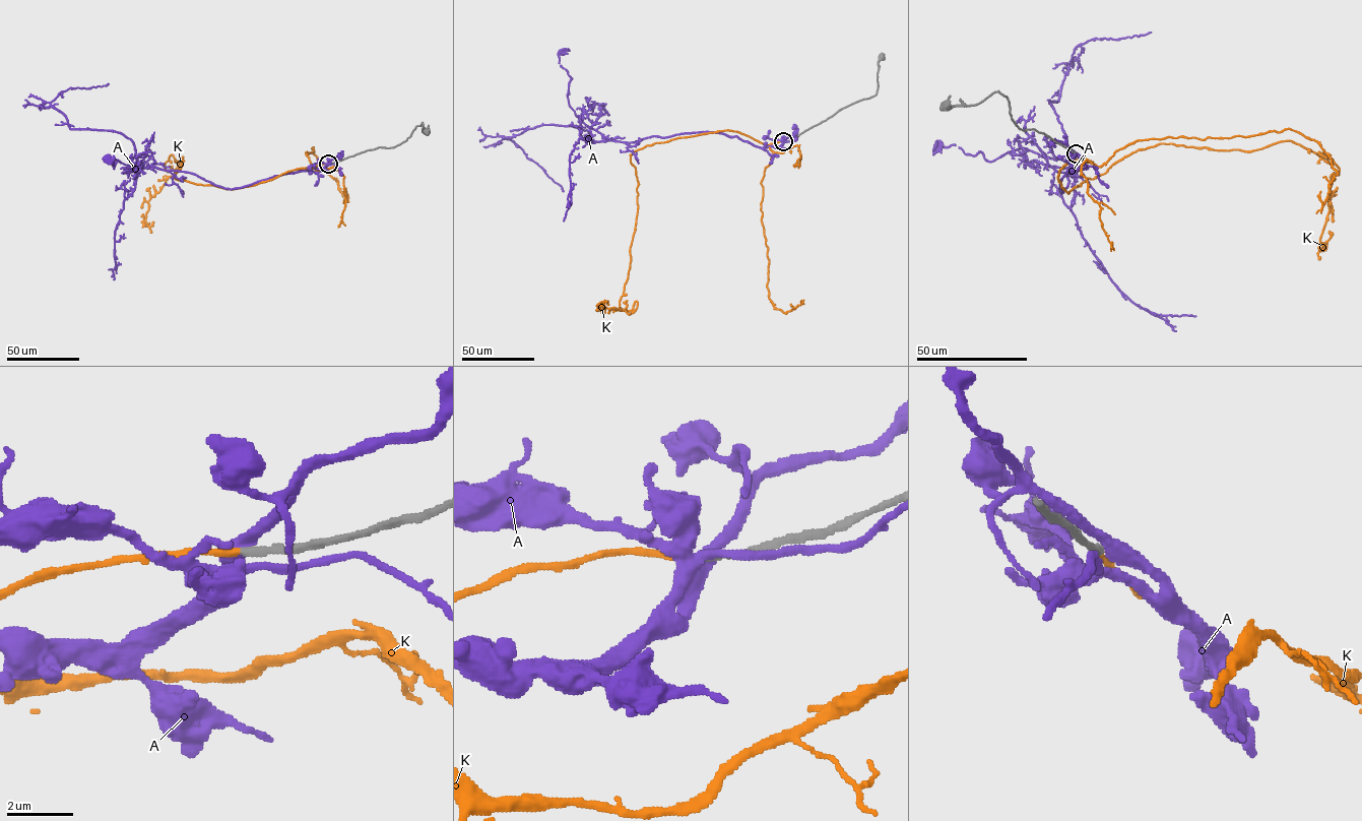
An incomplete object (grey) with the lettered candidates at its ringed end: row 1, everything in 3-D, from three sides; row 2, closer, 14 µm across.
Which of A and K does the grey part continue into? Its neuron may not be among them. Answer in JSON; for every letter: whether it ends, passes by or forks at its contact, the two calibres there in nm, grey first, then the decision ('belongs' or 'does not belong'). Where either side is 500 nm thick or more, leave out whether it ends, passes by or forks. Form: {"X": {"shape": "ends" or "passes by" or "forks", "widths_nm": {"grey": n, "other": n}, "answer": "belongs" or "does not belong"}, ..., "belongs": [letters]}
{"A": {"shape": "passes by", "widths_nm": {"grey": 240, "other": 440}, "answer": "does not belong"}, "K": {"shape": "ends", "widths_nm": {"grey": 200, "other": 200}, "answer": "belongs"}, "belongs": ["K"]}

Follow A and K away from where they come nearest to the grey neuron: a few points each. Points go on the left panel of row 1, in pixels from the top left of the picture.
A: (328, 163), (232, 189), (186, 172), (125, 165), (118, 160), (113, 162), (113, 168), (116, 163), (107, 158)
K: (328, 164), (230, 189), (177, 180), (183, 159), (171, 154), (165, 168), (182, 166), (149, 200), (153, 222)

